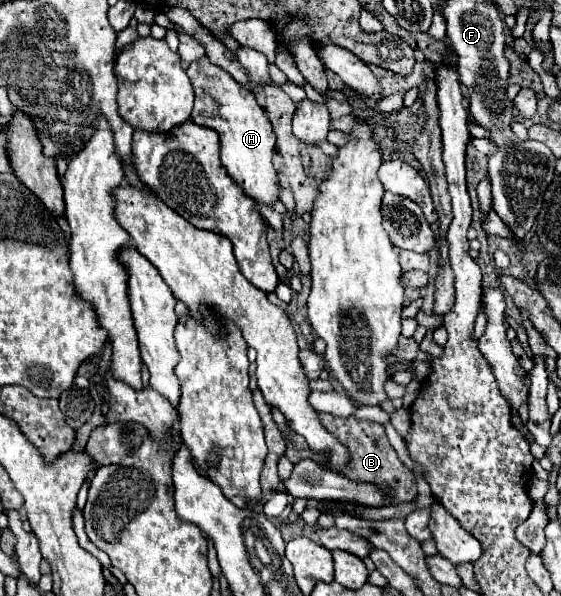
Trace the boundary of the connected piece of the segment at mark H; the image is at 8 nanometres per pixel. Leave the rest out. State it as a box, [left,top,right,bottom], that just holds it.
[187,57,279,207]

